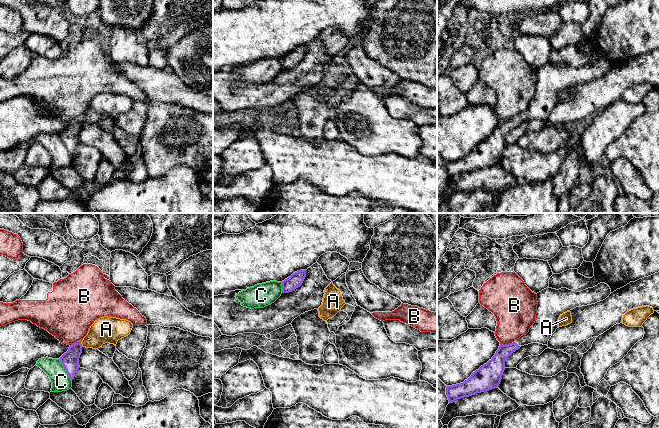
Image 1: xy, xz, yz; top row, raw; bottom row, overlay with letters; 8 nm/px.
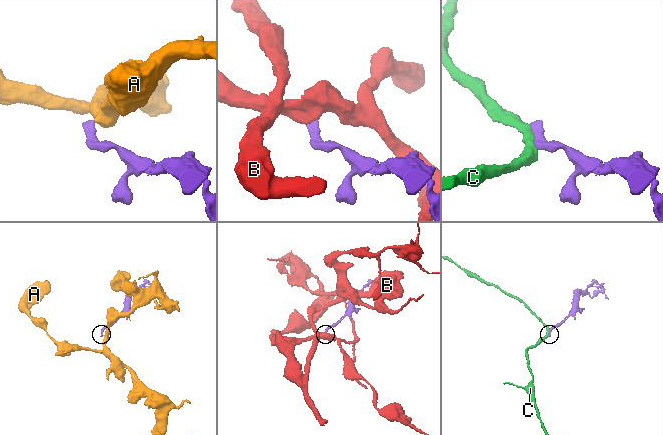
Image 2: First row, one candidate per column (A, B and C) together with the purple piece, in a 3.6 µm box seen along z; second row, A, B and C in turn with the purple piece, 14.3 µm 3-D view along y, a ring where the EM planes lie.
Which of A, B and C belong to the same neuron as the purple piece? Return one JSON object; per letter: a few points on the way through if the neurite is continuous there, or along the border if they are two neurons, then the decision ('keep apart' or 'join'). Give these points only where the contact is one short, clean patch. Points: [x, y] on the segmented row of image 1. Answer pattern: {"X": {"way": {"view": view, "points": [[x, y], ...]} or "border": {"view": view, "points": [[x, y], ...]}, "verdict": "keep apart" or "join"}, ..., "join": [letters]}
{"A": {"border": {"view": "xy", "points": [[80, 343], [82, 346]]}, "verdict": "keep apart"}, "B": {"verdict": "keep apart"}, "C": {"verdict": "keep apart"}, "join": []}

